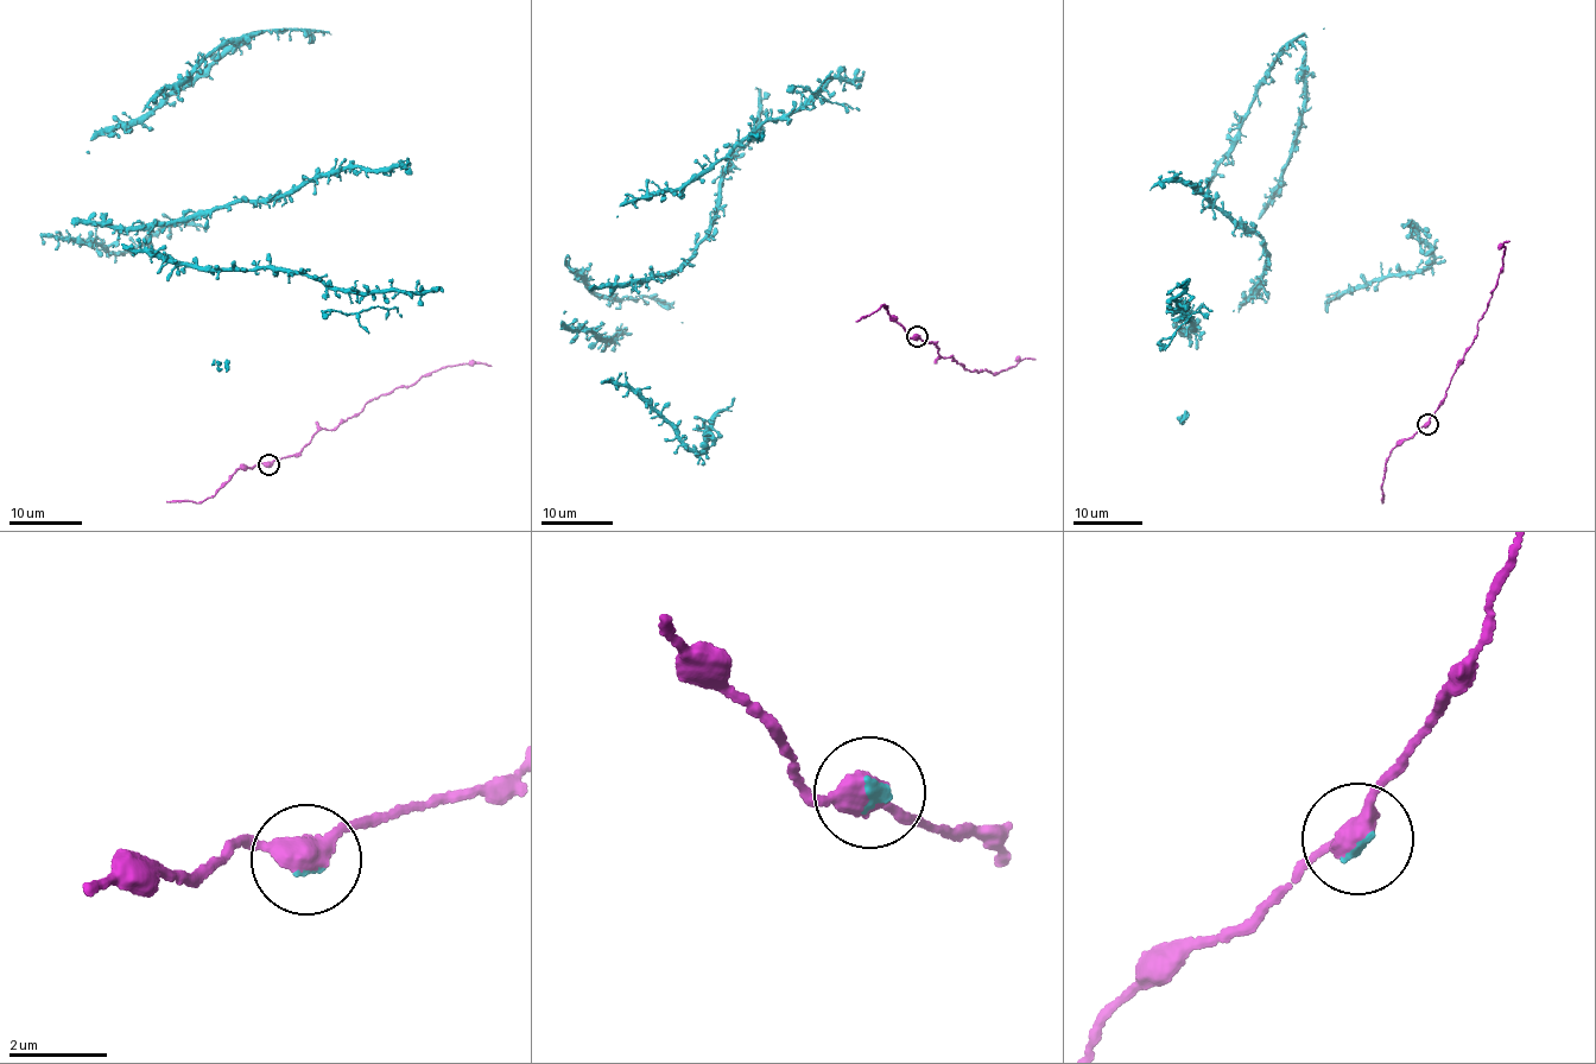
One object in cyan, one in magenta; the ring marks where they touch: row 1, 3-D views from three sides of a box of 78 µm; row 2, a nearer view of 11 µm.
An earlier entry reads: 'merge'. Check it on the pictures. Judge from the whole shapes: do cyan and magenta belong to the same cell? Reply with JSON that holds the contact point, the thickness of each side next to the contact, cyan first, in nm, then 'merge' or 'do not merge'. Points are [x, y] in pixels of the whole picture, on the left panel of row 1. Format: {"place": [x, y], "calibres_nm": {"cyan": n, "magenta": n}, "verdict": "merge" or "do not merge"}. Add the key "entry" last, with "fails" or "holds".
{"place": [268, 464], "calibres_nm": {"cyan": 140, "magenta": 440}, "verdict": "merge", "entry": "holds"}

